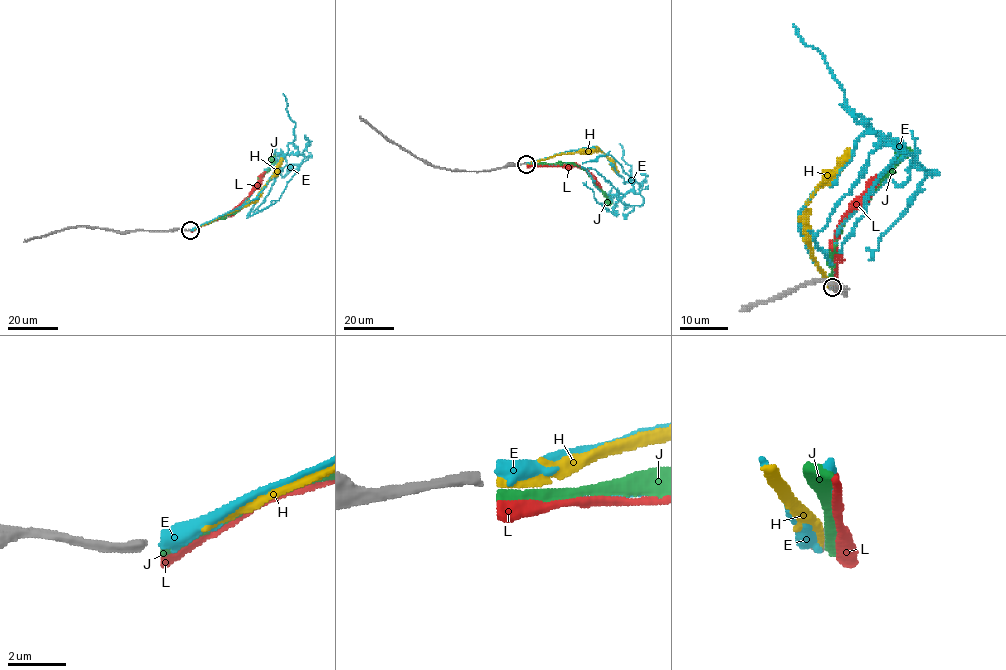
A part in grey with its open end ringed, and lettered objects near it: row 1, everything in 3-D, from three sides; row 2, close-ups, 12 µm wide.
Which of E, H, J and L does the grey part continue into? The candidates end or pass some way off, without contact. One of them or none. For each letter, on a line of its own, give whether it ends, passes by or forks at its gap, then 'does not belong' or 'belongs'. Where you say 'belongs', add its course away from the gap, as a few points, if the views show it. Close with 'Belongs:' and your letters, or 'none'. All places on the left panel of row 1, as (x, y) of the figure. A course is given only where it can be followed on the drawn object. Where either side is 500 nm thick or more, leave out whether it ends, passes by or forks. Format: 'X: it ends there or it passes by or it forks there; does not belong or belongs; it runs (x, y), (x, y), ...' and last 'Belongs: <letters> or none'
E: does not belong
H: it ends there; belongs; it runs (191, 229), (253, 201), (274, 174), (281, 158)
J: it ends there; does not belong
L: does not belong
Belongs: H

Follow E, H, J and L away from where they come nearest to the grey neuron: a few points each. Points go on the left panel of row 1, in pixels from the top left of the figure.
E: (190, 230), (253, 200), (277, 175), (289, 144), (297, 149), (277, 156), (237, 210), (195, 228)
H: (191, 229), (253, 201), (274, 174), (281, 158)
J: (191, 230), (224, 219), (237, 210), (272, 163), (274, 154)
L: (191, 231), (226, 217), (248, 195), (265, 171)

